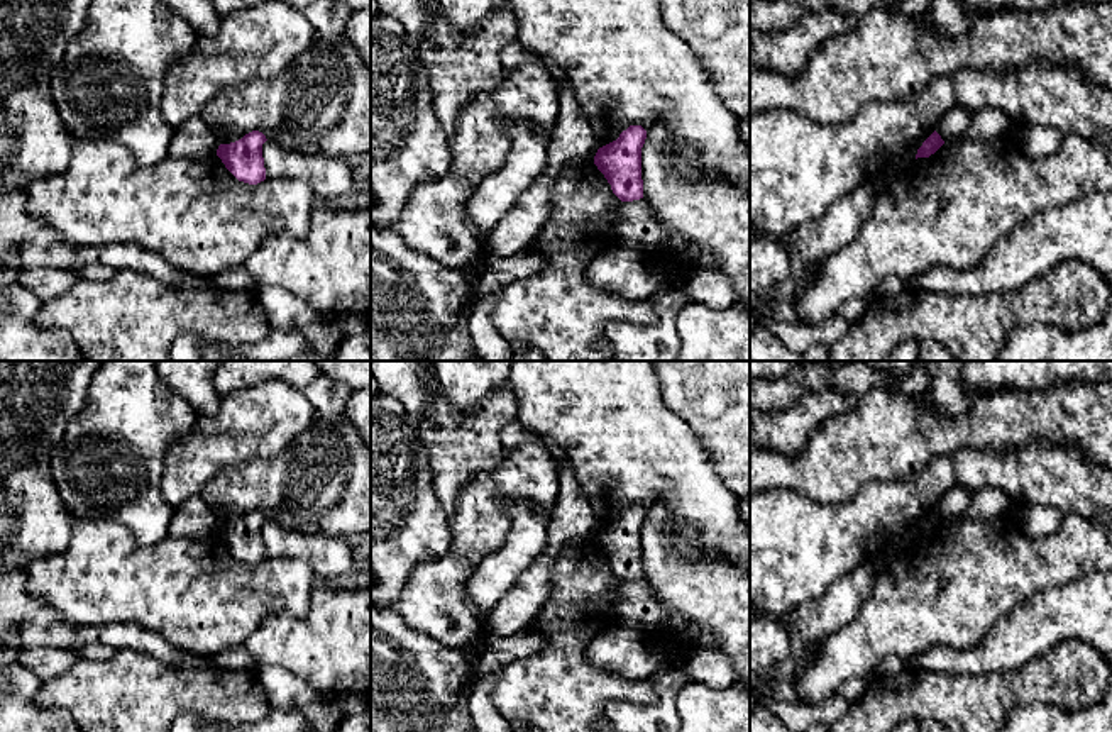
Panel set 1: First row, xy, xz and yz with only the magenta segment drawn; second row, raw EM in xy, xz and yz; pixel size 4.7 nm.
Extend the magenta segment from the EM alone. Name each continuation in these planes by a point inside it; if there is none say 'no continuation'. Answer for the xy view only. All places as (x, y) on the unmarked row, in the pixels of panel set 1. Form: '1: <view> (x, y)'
no continuation

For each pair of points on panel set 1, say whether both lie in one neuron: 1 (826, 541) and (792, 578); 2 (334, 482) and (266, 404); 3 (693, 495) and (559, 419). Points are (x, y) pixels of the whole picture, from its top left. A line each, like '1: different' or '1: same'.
1: same
2: different
3: same

